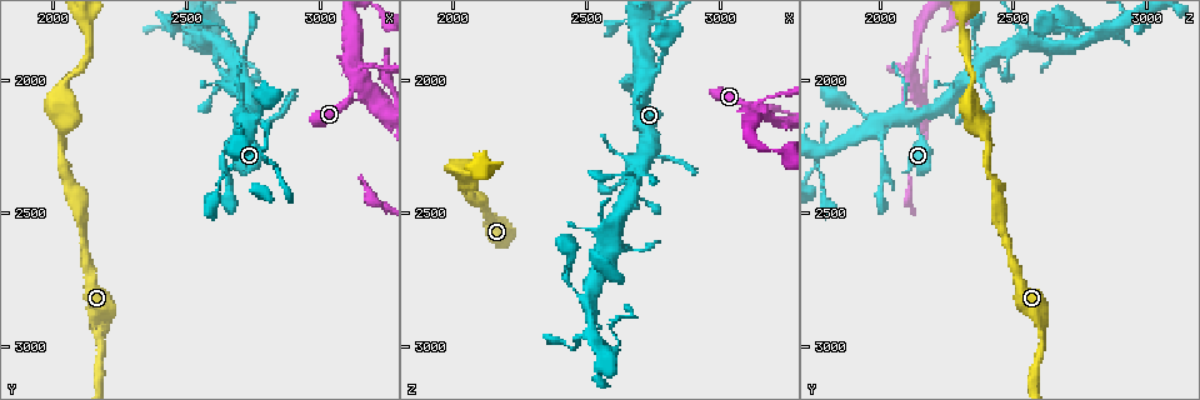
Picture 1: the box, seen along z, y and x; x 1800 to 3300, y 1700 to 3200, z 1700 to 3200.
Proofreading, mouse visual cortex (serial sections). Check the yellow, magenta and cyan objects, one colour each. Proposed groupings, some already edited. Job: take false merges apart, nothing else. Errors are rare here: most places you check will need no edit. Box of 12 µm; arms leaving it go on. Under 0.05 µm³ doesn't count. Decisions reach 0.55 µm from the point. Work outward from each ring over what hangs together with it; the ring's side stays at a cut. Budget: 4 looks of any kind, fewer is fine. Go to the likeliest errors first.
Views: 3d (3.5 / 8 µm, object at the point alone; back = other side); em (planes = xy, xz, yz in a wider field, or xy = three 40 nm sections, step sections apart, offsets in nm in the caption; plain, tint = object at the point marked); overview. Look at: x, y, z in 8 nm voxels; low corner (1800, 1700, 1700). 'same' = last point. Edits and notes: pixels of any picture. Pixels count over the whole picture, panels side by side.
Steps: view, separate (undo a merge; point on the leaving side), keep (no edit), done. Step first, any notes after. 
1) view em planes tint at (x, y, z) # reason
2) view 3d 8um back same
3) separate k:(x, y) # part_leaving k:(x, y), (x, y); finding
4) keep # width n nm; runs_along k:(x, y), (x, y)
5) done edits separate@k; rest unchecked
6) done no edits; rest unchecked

view 3d 8um at (3150, 2030, 2110) # sharp bend

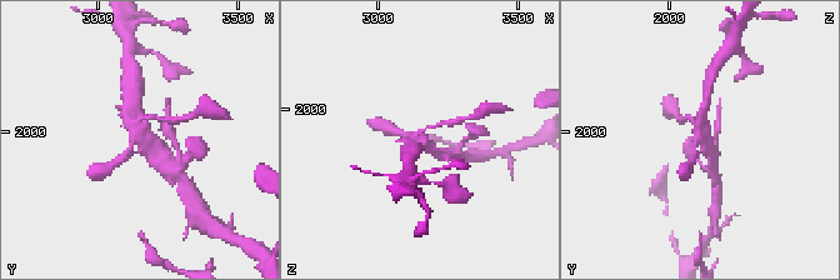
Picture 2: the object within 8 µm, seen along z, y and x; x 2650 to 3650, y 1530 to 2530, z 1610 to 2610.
view em xy step 2 tint at (3140, 2030, 2120) # need the tissue

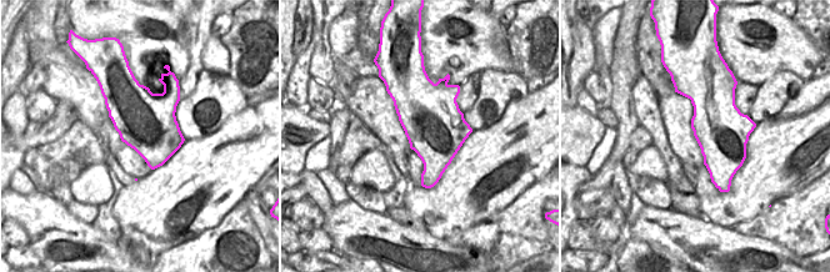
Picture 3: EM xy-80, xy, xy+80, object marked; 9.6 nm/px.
keep # width 600 nm; runs_along 2:(114, 163), (136, 139), (129, 104); all the same cell

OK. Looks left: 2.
view 3d 3.5um back at (2710, 2260, 1800) # narrows sharply

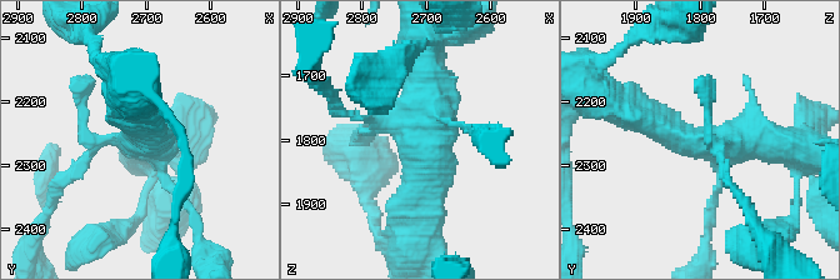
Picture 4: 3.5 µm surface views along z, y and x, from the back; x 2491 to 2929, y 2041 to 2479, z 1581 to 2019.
view em xy step 2 tint at (2700, 2260, 1800) # shape alone is not enough

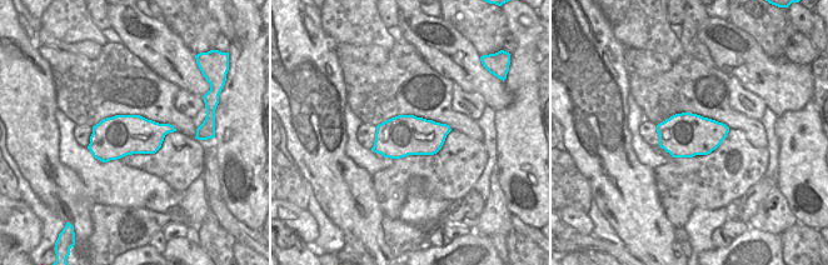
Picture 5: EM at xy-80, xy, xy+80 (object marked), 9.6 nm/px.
keep # continuous, no second cell

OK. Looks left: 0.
done no edits; rest unchecked

